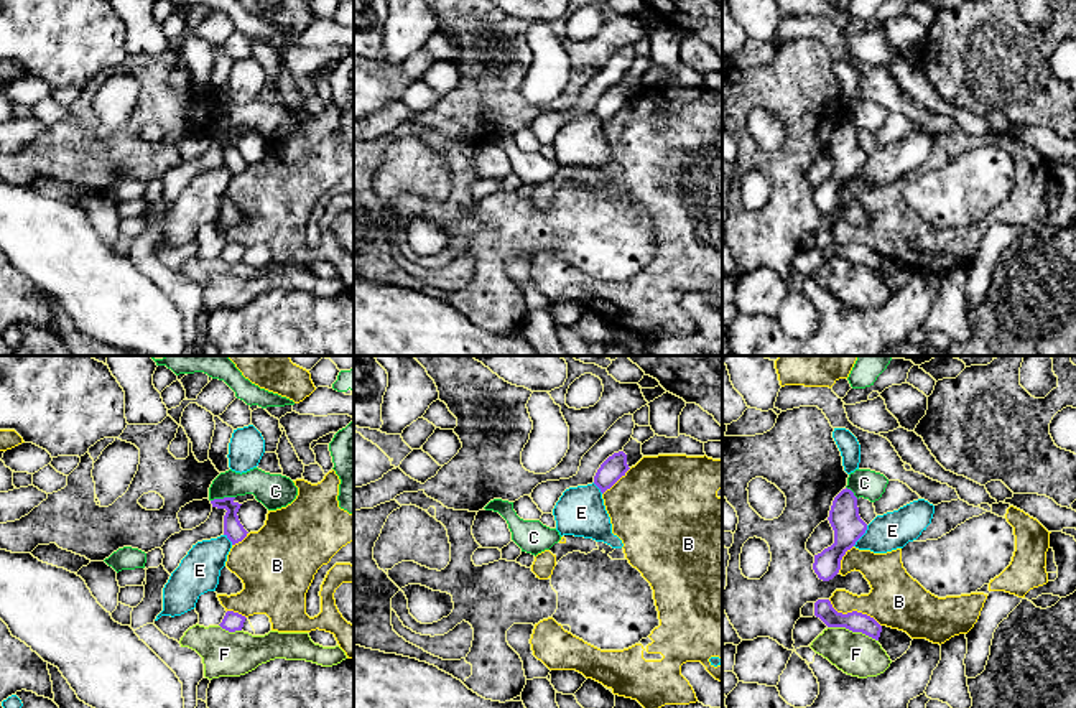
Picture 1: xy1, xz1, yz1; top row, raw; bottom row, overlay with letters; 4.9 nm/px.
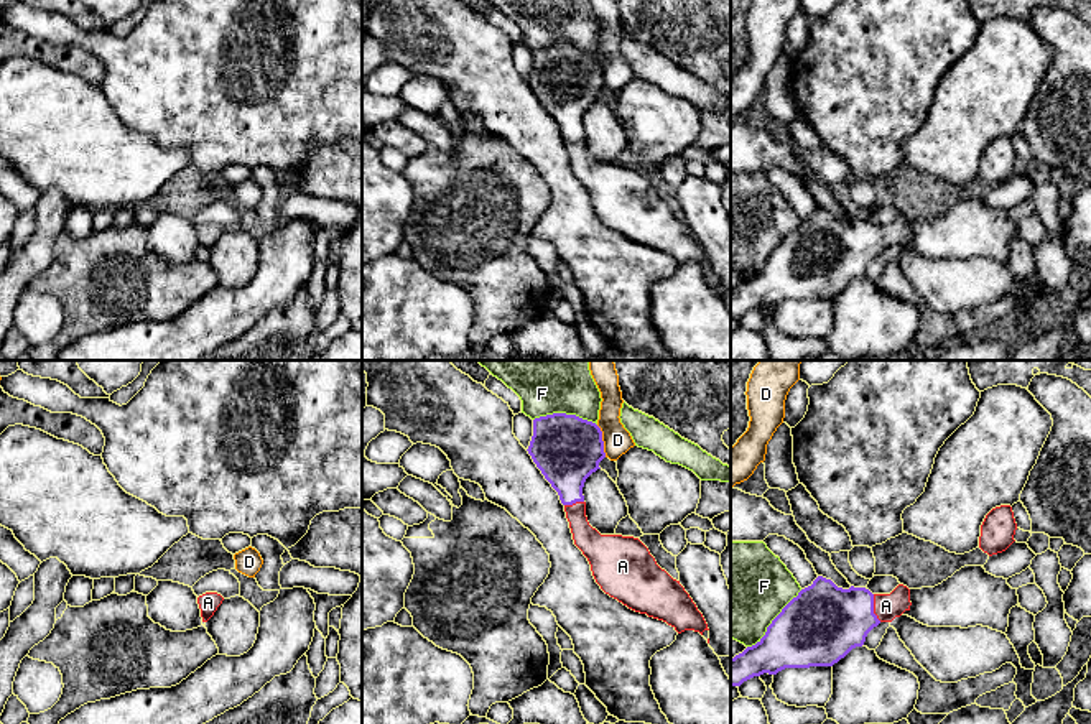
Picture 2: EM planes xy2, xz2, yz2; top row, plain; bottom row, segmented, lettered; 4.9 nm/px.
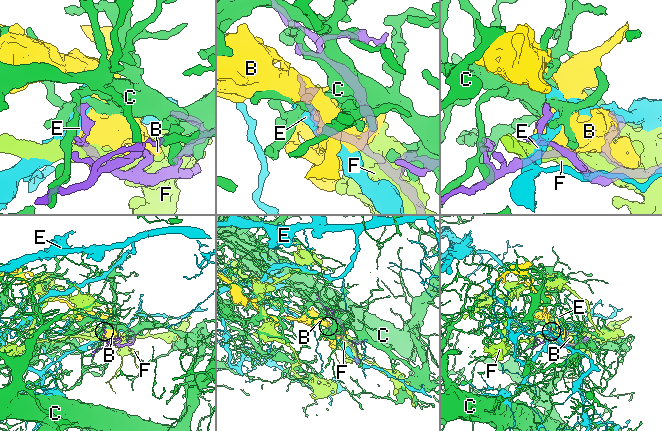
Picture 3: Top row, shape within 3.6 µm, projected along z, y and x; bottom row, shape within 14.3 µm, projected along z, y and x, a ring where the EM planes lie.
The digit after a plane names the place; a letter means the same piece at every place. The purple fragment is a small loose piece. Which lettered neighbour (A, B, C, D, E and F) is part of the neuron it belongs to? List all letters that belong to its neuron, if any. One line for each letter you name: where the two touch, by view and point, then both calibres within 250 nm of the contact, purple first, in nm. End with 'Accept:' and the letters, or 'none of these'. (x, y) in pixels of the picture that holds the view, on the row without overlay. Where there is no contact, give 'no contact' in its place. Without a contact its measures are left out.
A: contact yz2 (872, 239); calibres 380 and 130 nm
Accept: A

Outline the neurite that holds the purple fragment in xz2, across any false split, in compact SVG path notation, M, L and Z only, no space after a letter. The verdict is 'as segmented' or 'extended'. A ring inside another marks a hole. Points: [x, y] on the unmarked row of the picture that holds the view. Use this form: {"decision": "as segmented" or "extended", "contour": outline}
{"decision": "extended", "contour": "M566 44L535 49L533 67L527 82L545 110L558 123L574 176L587 189L592 207L606 225L635 244L666 253L678 265L694 262L703 267L704 262L709 262L703 245L680 212L673 211L657 196L648 179L638 169L601 166L589 156L583 118L586 110L601 100L599 94L606 89L602 63L596 54Z"}

